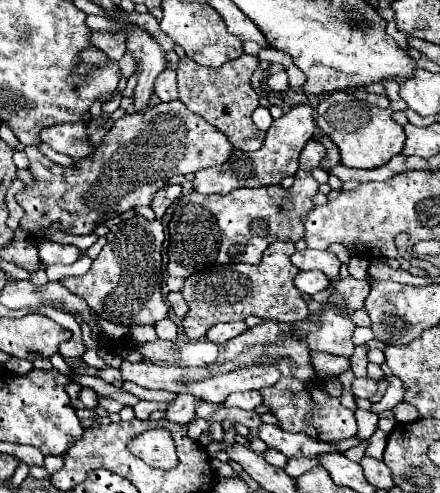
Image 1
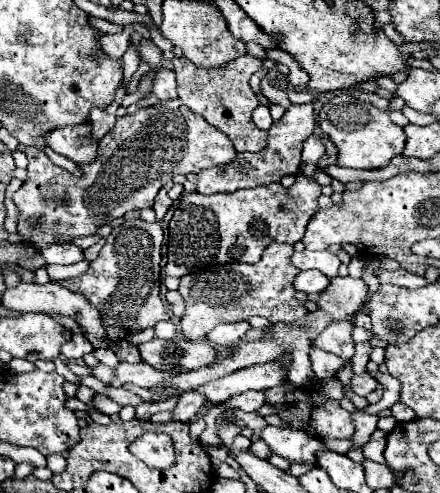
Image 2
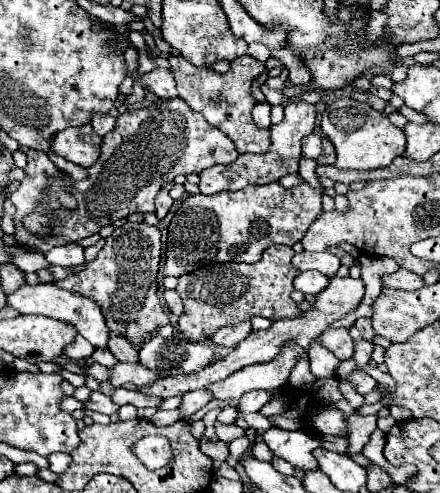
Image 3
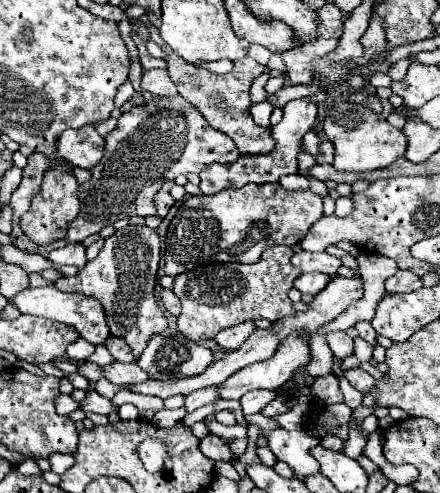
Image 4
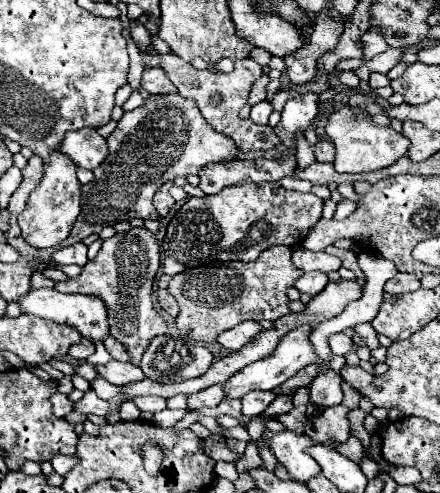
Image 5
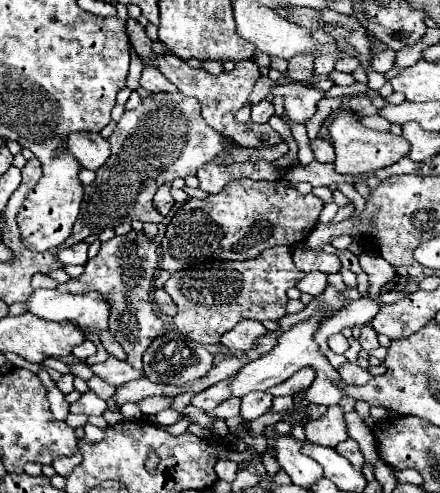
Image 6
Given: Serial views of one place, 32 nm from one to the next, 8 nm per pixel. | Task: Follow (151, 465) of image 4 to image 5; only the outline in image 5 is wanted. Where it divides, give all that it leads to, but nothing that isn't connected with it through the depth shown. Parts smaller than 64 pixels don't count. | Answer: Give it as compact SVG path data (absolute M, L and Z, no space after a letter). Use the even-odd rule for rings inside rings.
M144 444L142 448L142 456L144 456L144 468L150 474L156 474L160 470L160 464L164 460L164 452L158 444Z

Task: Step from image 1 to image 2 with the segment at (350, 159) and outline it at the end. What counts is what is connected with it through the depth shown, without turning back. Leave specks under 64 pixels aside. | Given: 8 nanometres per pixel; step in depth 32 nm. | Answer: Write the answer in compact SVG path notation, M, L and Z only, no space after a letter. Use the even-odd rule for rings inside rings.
M336 94L328 102L324 102L318 116L320 130L338 148L338 166L372 170L386 166L394 156L402 154L404 150L406 134L400 126L390 120L390 112L378 110L368 102L360 102L350 94Z

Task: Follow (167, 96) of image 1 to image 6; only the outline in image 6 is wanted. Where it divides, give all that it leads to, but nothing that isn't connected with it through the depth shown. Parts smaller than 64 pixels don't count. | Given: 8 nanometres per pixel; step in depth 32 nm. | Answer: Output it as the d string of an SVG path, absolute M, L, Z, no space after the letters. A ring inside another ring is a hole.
M146 66L144 72L142 72L142 78L140 78L140 86L152 94L156 92L176 92L176 86L166 80L166 76L154 68L154 66Z

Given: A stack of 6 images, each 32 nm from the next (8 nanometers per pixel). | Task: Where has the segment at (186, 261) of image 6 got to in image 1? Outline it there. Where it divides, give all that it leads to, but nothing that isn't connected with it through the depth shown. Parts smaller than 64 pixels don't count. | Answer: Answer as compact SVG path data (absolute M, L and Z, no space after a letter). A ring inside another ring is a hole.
M308 142L302 152L300 170L296 172L295 182L290 190L284 190L282 186L264 186L234 190L226 196L206 196L198 192L182 194L182 198L176 200L174 214L168 224L168 274L188 278L194 270L212 264L260 264L262 252L272 242L286 238L298 240L300 232L304 230L302 216L314 206L312 196L318 192L318 182L312 178L312 168L318 168L324 154L326 148L320 142Z

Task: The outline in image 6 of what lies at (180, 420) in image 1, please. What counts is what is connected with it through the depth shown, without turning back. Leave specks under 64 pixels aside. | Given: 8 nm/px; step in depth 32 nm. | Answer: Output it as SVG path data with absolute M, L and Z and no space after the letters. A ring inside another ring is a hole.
M230 378L224 380L224 382L218 382L216 386L210 386L210 388L202 390L198 394L194 394L194 398L190 400L190 404L196 406L196 408L200 408L200 410L212 410L212 408L216 408L222 400L230 398L228 384L230 384Z

